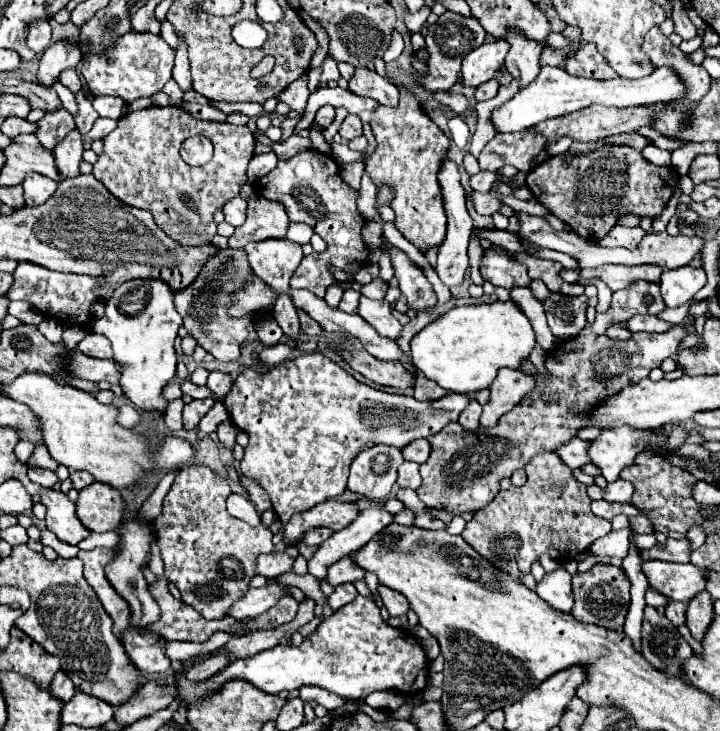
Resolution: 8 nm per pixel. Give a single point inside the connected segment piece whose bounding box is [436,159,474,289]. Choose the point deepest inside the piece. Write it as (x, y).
(452, 265)

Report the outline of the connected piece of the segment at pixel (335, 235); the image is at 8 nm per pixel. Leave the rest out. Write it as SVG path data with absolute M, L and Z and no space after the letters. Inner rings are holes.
M308 149L308 151L294 155L292 159L278 161L274 171L270 171L266 177L262 177L254 183L254 191L258 195L262 195L264 199L280 201L286 207L290 221L310 225L314 229L314 233L318 233L328 243L328 251L324 251L322 255L316 255L314 259L310 259L310 255L308 255L302 259L302 263L298 265L298 269L292 275L292 281L290 281L292 289L308 289L320 299L324 297L324 293L330 285L340 285L344 291L352 289L352 285L354 285L352 277L362 265L368 263L370 249L364 245L362 235L360 235L362 227L366 225L366 219L358 211L360 191L352 189L340 177L338 163L330 155ZM328 265L338 267L340 271L348 273L350 279L338 281L328 271Z

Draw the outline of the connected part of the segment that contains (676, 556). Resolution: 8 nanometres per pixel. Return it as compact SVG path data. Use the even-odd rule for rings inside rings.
M668 539L664 545L654 545L648 551L642 551L642 559L658 559L658 561L672 561L672 563L688 563L692 553L690 539Z

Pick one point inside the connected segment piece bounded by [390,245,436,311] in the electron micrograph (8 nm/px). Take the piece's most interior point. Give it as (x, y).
(414, 286)

